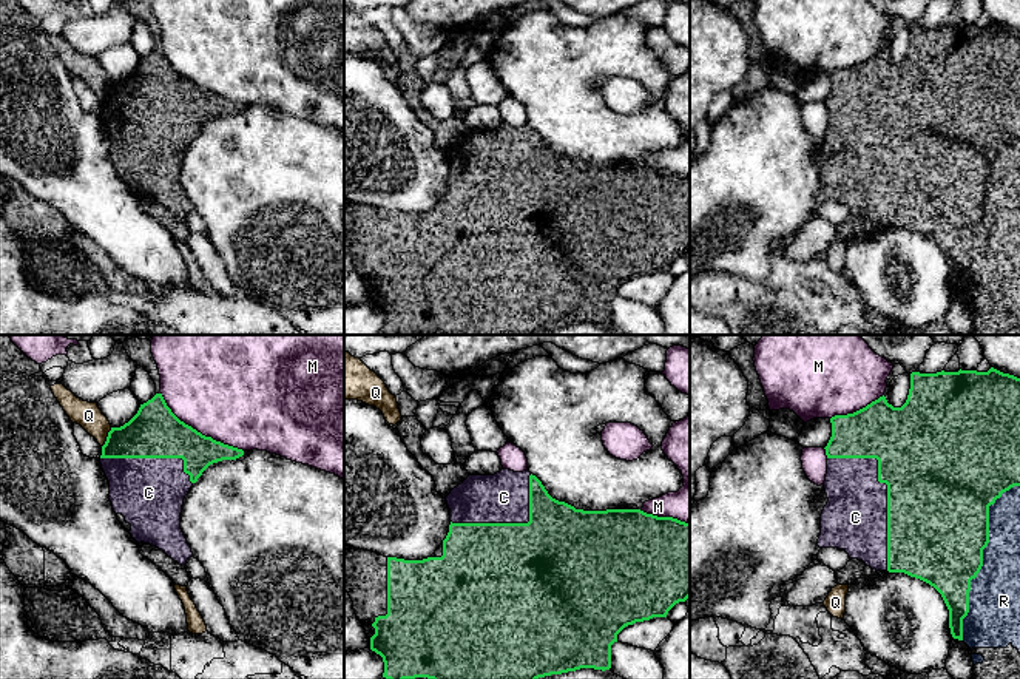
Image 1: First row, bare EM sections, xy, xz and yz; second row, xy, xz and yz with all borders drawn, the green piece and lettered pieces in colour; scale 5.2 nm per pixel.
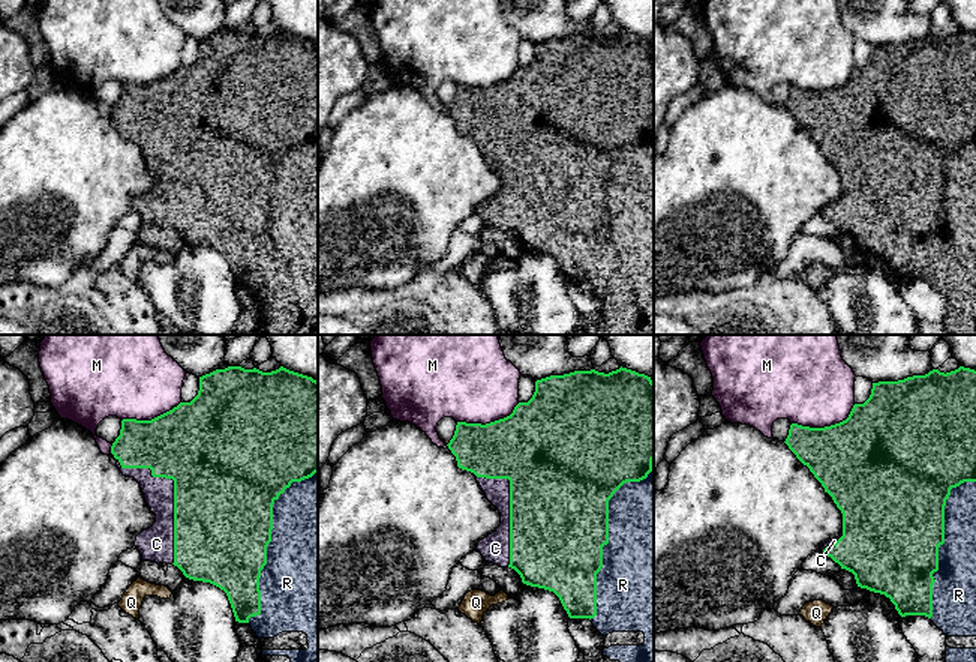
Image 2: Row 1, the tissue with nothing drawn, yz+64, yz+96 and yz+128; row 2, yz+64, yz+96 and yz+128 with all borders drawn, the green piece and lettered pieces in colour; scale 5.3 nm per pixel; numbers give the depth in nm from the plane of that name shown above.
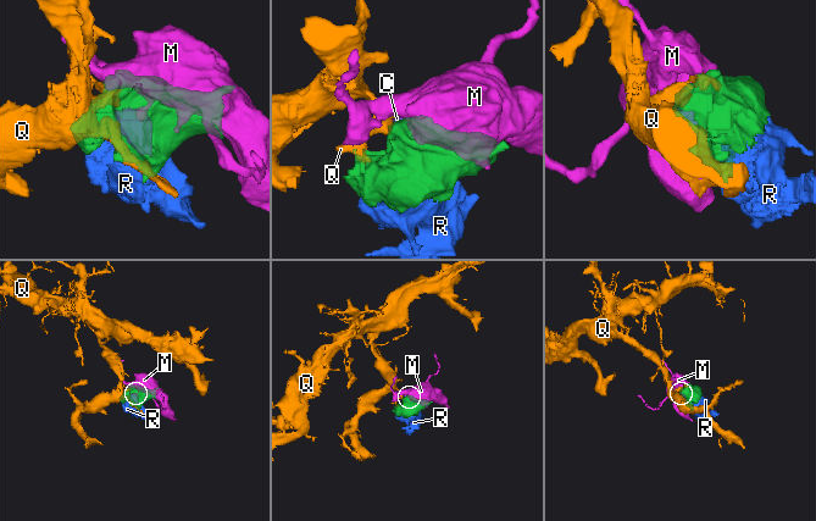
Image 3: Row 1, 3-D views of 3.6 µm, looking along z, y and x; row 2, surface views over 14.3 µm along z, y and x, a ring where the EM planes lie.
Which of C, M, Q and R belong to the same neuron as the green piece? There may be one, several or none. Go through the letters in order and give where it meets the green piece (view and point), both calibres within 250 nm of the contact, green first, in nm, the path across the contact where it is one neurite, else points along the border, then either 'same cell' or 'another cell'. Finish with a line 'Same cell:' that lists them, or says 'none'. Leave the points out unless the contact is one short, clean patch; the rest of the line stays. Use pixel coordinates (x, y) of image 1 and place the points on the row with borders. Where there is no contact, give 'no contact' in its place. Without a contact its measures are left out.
C: yz (888, 489) | 500/340 nm | same cell
M: xy (196, 431) | 280/500 nm | another cell
Q: xy (107, 437) | 280/140 nm | another cell
R: yz (982, 559) | 480/280 nm | same cell
Same cell: C, R

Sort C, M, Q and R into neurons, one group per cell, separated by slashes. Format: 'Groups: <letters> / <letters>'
Groups: C R / M / Q

